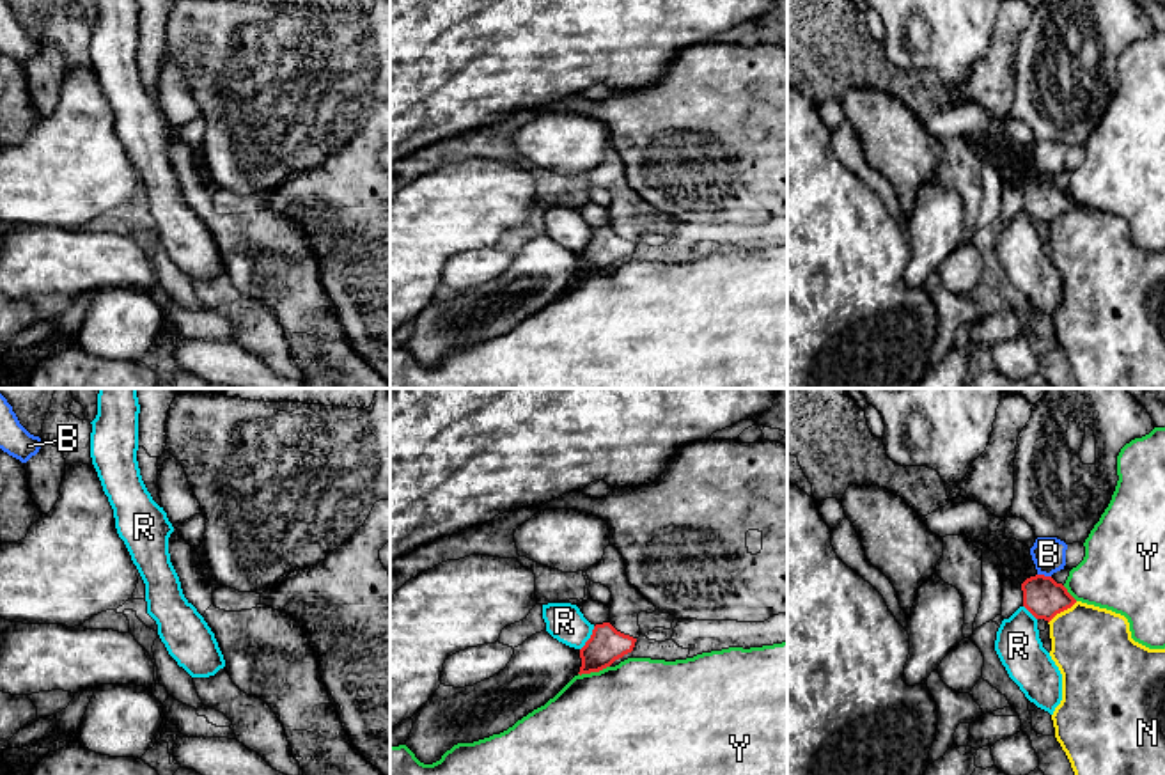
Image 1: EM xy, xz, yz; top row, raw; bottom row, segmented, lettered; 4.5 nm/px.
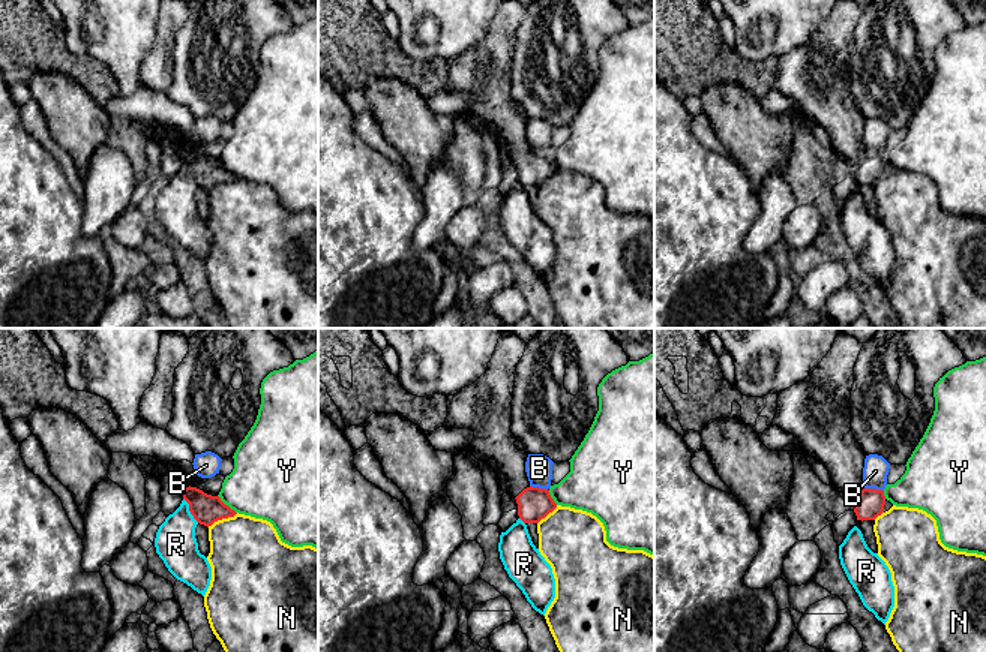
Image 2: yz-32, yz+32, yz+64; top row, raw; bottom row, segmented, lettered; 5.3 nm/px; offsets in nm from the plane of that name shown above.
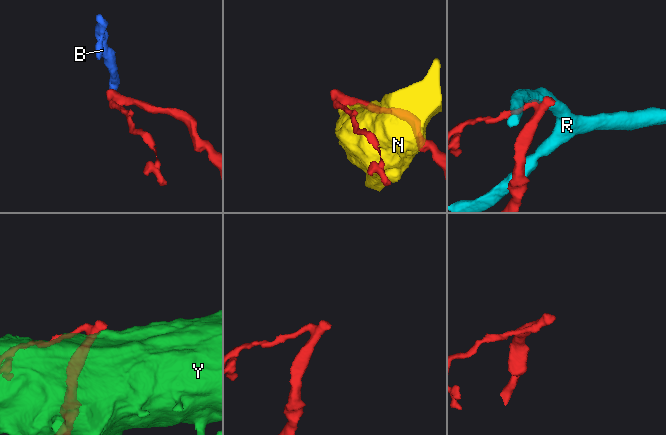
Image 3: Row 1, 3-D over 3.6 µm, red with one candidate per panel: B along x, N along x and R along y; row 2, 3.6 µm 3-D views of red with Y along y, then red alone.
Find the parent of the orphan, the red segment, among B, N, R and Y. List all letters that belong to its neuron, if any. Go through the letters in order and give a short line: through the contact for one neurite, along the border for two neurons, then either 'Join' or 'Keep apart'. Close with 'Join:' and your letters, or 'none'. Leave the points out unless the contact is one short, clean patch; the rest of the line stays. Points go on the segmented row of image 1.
B: Line: yz (1038, 573), (1050, 577). Keep apart
N: Keep apart
R: Line: xz (594, 626), (580, 649). Keep apart
Y: Keep apart
Join: none

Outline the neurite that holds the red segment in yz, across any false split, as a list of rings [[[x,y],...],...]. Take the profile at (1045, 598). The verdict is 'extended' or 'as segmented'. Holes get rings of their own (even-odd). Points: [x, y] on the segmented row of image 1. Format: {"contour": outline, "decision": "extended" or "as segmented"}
{"contour": [[[998,536],[986,546],[997,553],[1002,564],[1007,566],[1013,576],[1021,583],[1023,607],[1036,619],[1050,622],[1057,614],[1076,603],[1062,583],[1037,573],[1027,544]]], "decision": "extended"}

